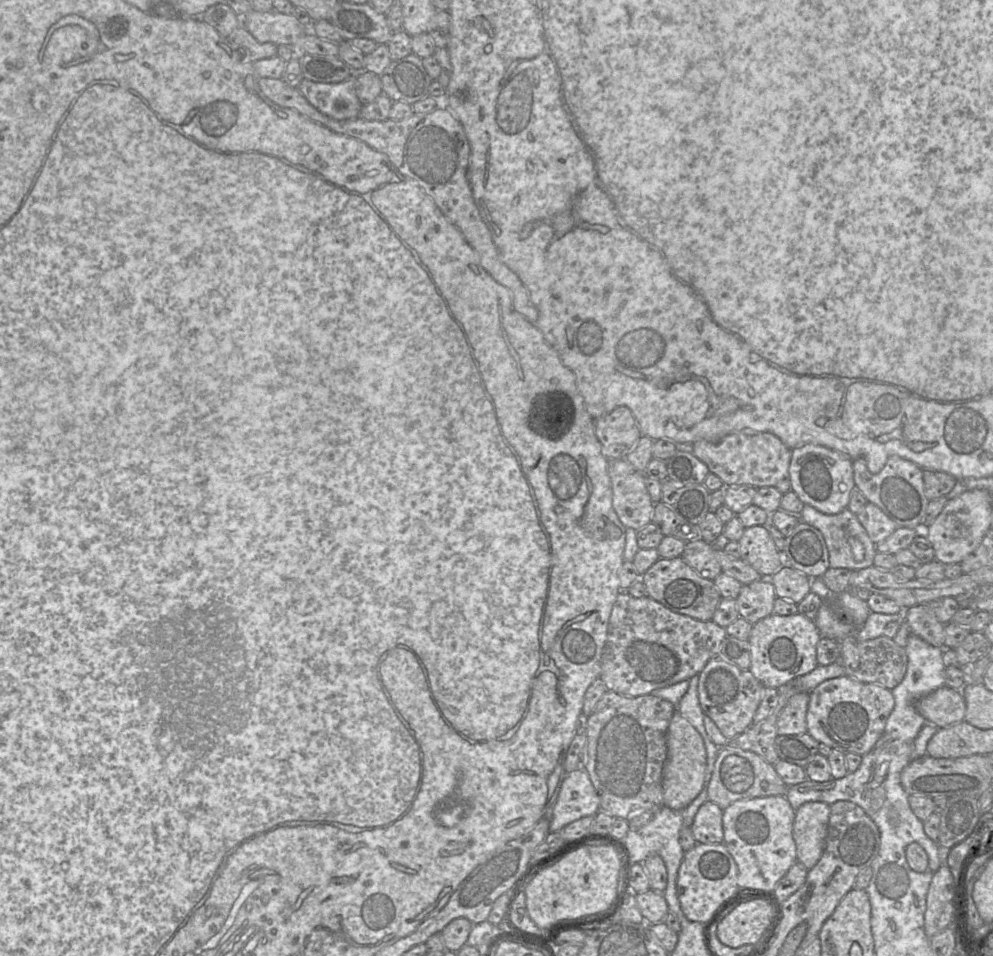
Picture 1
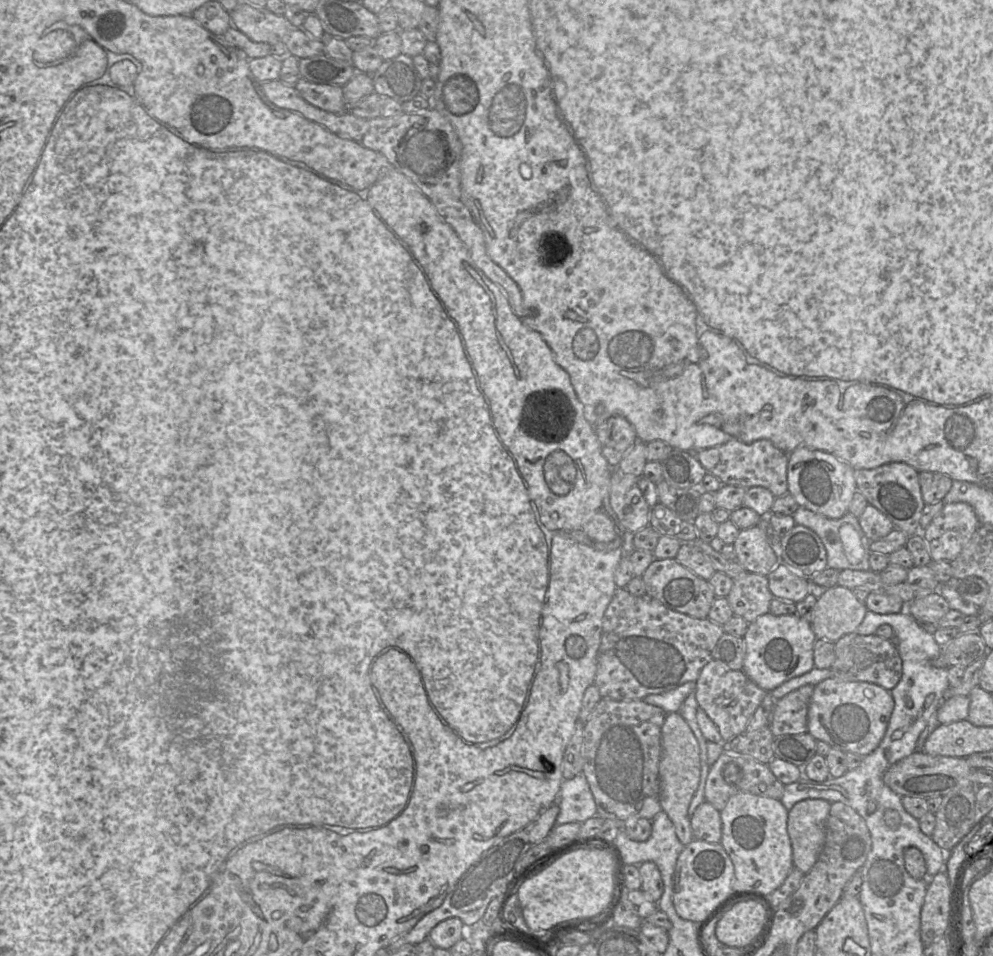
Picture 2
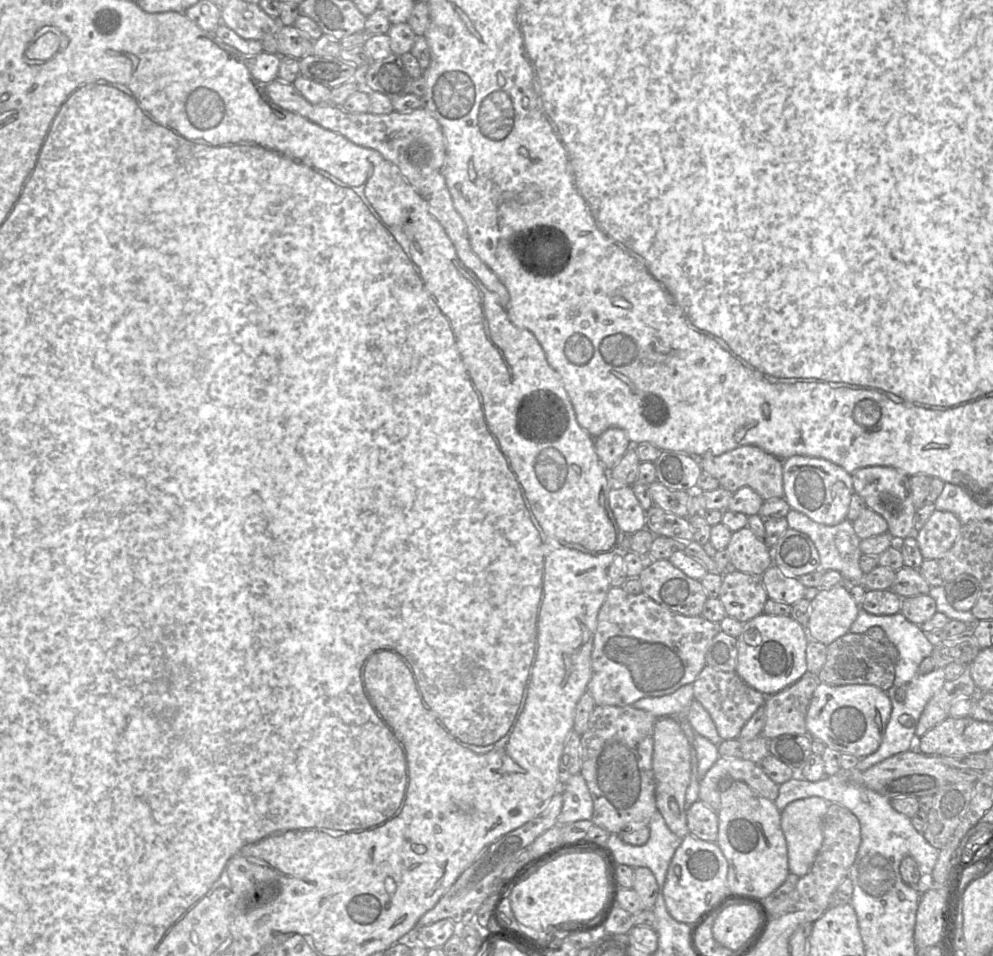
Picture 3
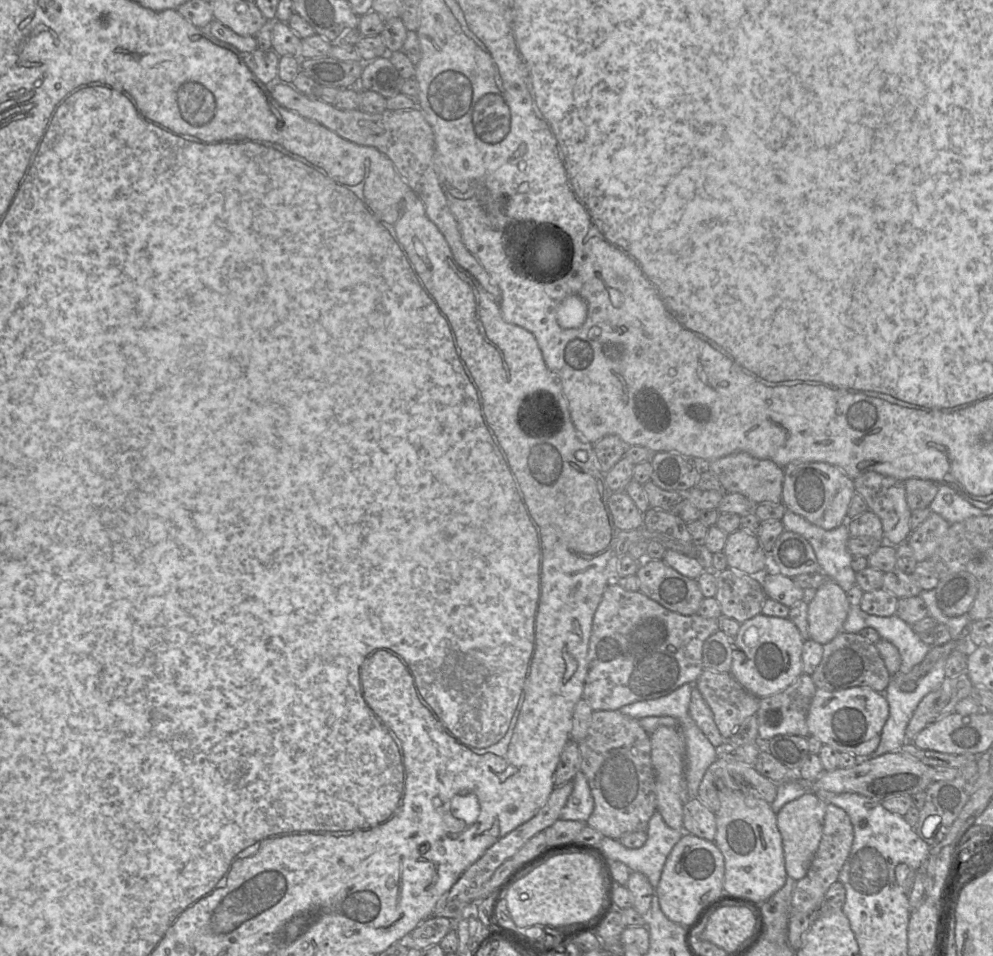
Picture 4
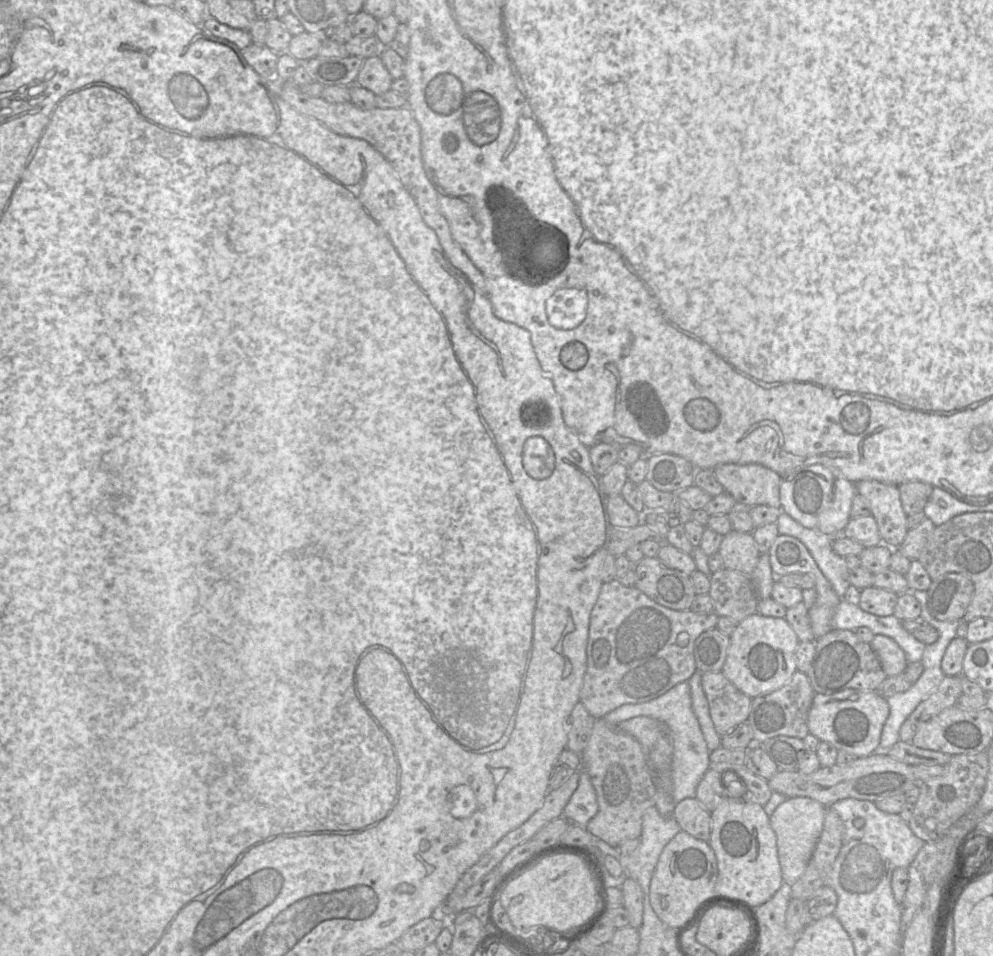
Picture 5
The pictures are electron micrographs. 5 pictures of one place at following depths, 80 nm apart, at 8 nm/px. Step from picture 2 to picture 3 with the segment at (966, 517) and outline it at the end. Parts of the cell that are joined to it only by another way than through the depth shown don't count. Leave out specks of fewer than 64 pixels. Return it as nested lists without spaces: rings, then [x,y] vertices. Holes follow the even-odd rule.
[[[935,510],[914,536],[925,560],[939,560],[955,544],[962,523],[949,511]]]

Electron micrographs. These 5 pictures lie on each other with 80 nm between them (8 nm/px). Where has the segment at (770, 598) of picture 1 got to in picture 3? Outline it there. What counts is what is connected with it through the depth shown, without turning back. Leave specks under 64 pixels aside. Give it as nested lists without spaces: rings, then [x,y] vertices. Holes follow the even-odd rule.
[[[735,569],[723,574],[718,599],[726,615],[743,624],[764,613],[768,600],[762,576],[754,576]]]

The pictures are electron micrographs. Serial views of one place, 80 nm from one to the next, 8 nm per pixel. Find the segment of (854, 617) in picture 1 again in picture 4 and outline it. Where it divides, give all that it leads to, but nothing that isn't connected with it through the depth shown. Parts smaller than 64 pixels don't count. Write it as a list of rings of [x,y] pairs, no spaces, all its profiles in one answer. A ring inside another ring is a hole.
[[[833,580],[816,590],[808,603],[809,638],[825,645],[843,631],[850,604],[846,592]]]

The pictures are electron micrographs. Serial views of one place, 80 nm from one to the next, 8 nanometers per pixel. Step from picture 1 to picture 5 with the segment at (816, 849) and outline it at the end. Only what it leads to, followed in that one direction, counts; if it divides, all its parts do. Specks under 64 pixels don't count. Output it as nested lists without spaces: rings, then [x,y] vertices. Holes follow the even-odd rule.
[[[793,797],[787,798],[770,816],[770,825],[777,837],[778,860],[784,883],[792,885],[804,874],[823,830],[826,808],[827,807],[814,799],[808,797]]]

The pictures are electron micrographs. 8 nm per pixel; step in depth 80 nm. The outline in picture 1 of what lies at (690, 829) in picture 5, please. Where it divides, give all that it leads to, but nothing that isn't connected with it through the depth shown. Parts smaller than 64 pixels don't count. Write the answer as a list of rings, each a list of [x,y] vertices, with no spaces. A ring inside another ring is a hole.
[[[706,801],[700,806],[691,825],[691,831],[696,843],[723,843],[722,816],[723,810],[711,801]]]

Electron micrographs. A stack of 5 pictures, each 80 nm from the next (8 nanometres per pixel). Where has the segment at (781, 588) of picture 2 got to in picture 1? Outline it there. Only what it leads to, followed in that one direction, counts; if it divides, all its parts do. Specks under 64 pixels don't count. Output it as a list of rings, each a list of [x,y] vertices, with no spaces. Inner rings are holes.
[[[784,564],[770,578],[779,598],[798,604],[811,592],[811,578]]]

